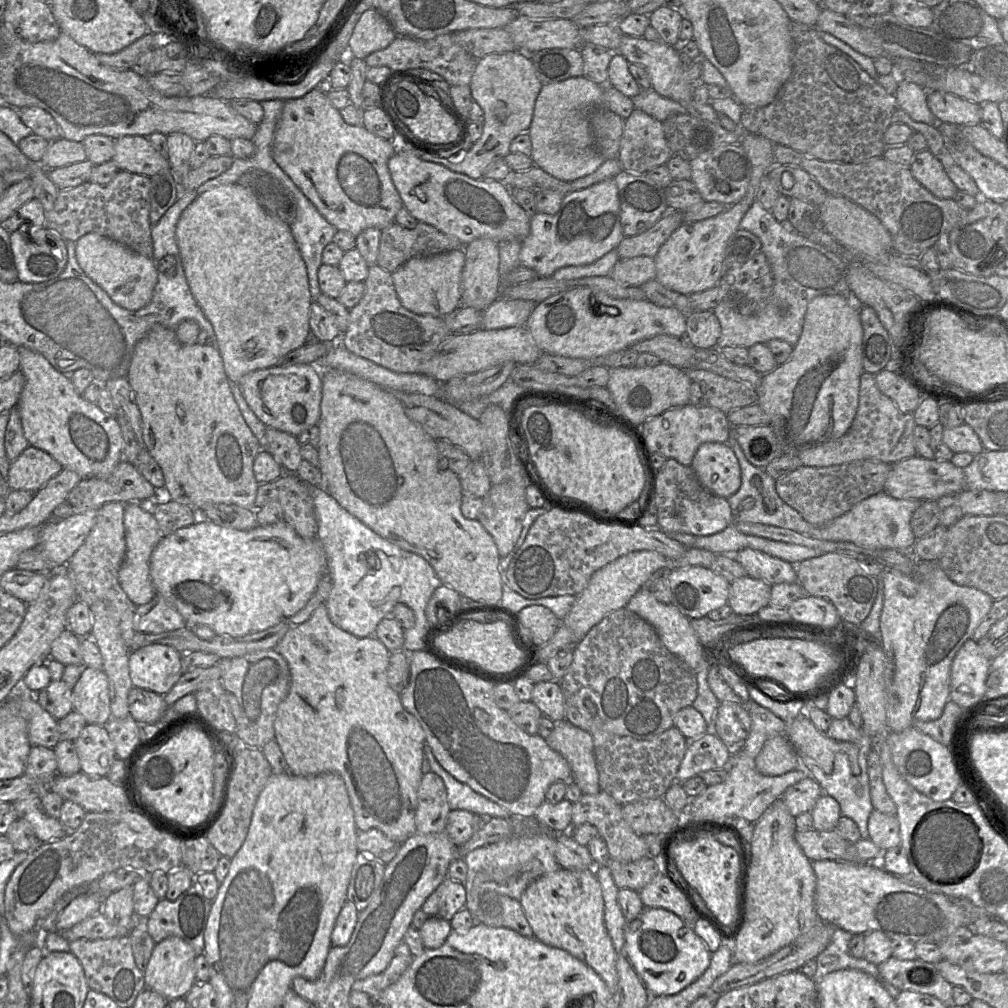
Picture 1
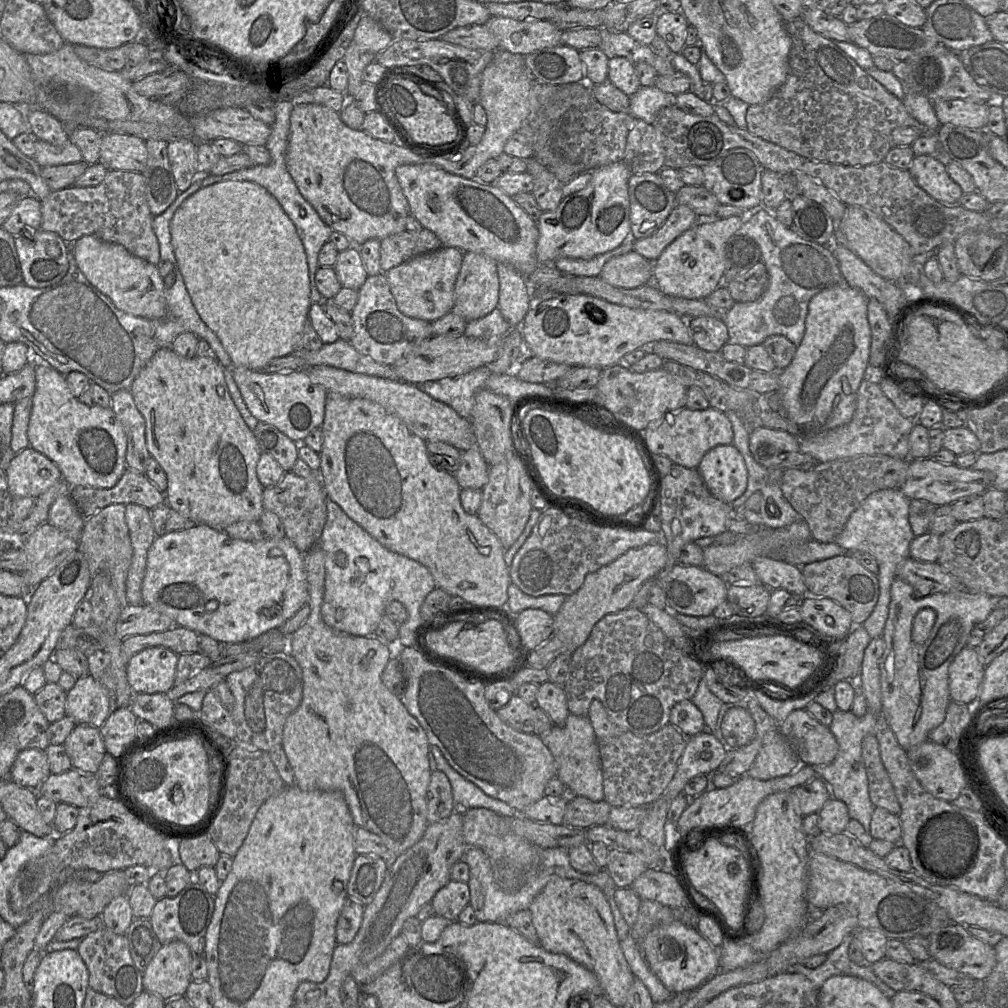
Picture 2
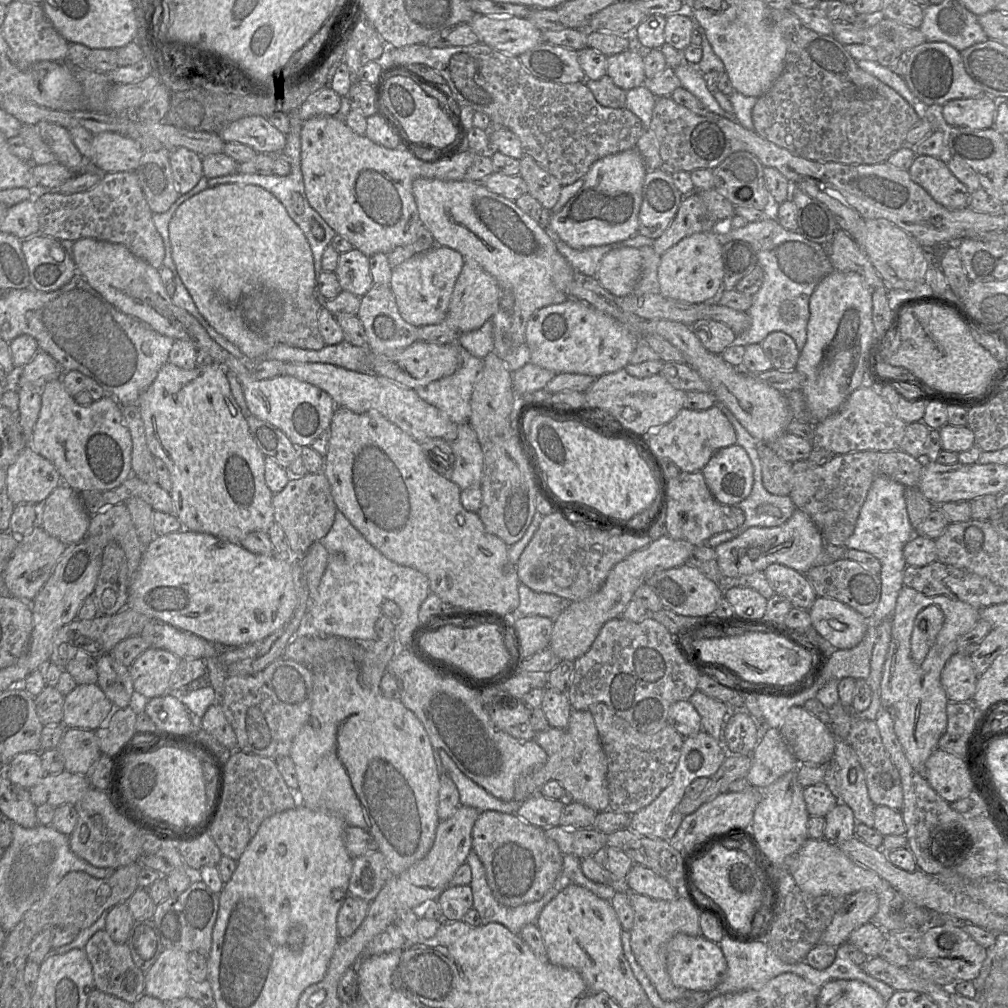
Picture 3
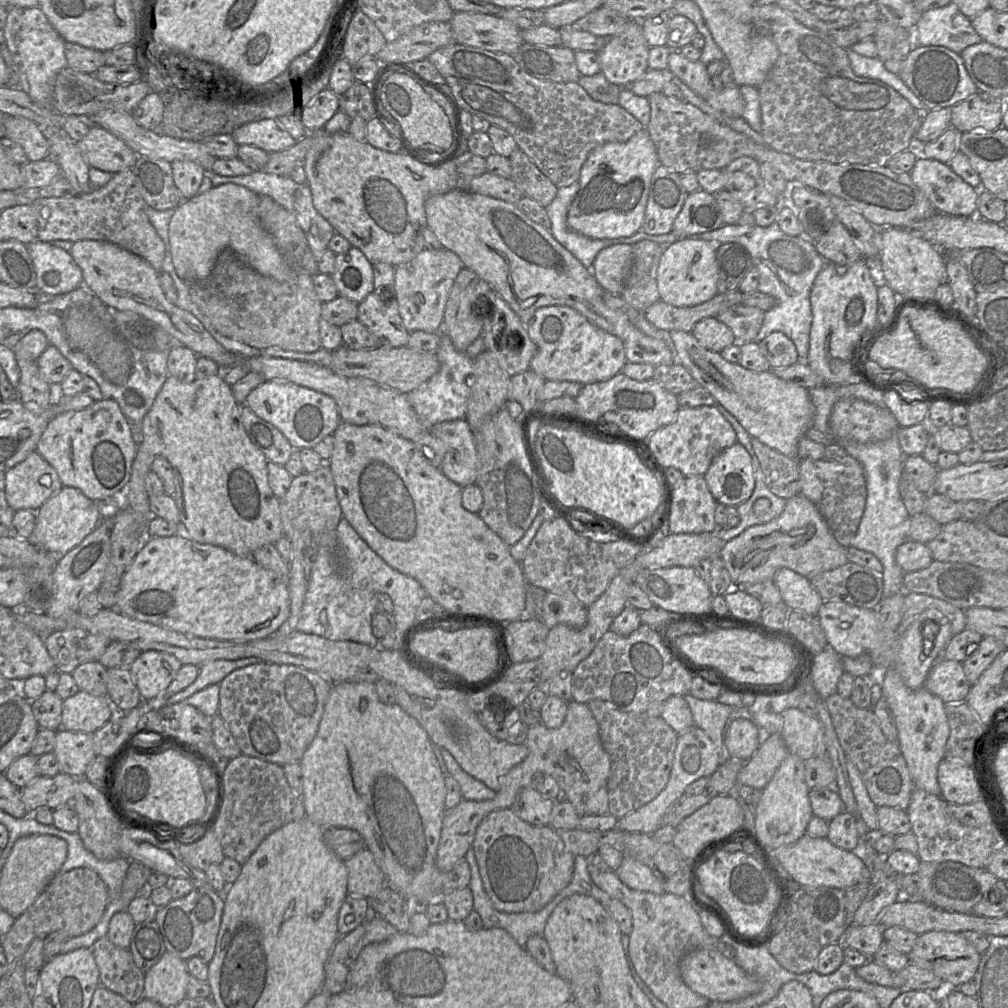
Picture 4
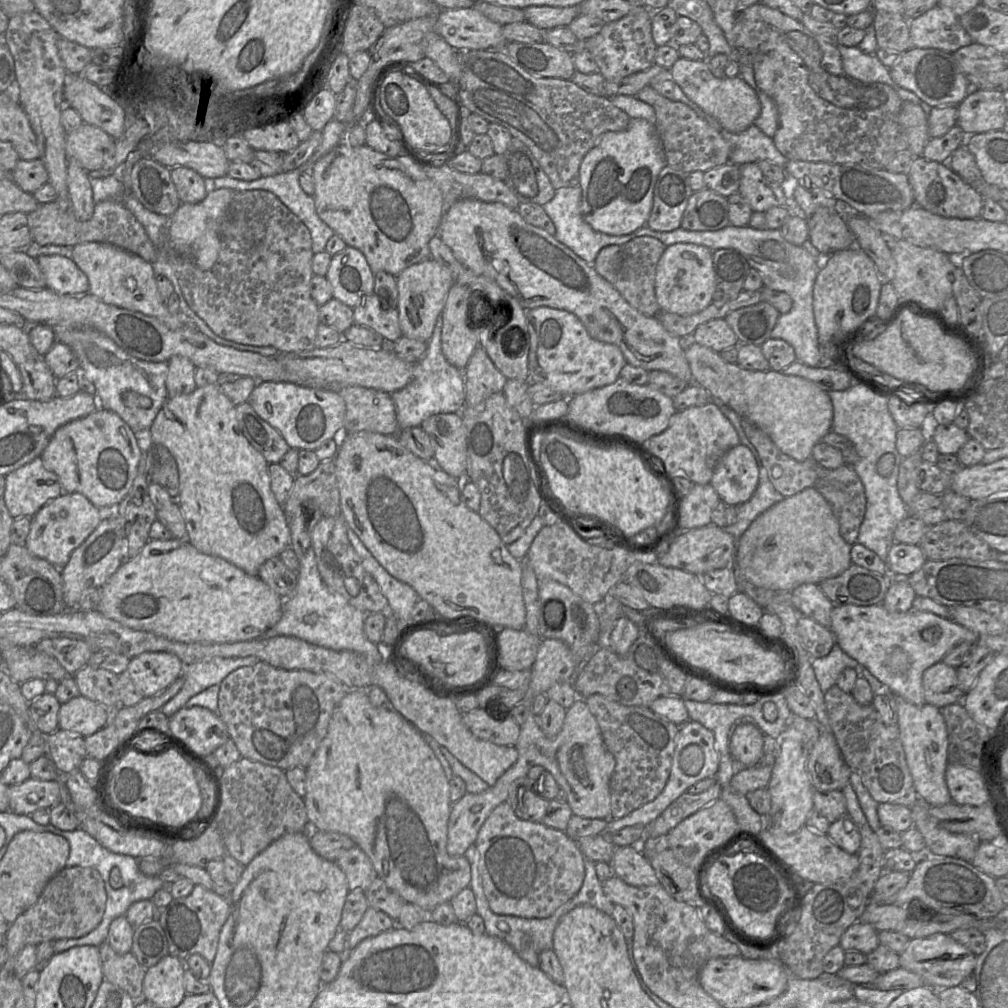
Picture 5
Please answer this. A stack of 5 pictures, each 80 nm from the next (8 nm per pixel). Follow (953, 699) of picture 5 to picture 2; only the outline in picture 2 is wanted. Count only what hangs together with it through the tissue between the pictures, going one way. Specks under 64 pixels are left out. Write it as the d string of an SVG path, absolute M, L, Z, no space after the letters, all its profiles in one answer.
M965 646L949 666L950 701L975 703L985 671L975 648Z

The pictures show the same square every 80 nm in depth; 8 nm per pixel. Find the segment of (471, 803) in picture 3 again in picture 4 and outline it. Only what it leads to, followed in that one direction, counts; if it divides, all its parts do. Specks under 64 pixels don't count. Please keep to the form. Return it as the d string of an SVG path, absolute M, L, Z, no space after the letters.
M439 746L439 750L450 775L459 783L462 799L469 801L486 801L495 797L496 792L467 774L445 748Z

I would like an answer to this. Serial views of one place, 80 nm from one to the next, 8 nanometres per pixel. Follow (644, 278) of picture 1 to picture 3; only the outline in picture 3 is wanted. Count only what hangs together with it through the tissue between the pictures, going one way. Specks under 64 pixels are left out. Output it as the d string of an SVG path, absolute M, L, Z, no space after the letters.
M624 247L607 253L602 258L594 277L608 292L624 297L633 292L641 273L640 250Z

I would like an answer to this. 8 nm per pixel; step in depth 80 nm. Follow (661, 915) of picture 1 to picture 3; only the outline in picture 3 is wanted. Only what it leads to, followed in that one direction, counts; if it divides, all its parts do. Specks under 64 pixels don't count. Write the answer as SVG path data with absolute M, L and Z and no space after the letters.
M677 934L666 945L666 968L674 985L690 992L711 992L722 981L727 961L719 944L702 935Z

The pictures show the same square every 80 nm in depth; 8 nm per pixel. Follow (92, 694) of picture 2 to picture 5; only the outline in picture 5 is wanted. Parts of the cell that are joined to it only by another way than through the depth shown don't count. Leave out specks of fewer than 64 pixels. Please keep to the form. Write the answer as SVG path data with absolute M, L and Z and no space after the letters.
M79 695L61 704L59 728L82 737L90 736L105 727L111 719L112 711L102 704Z

